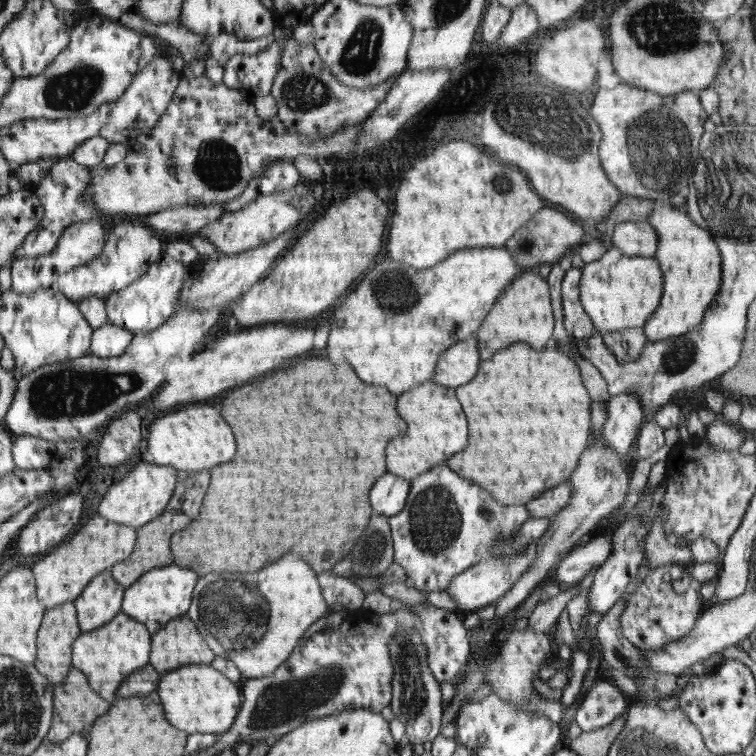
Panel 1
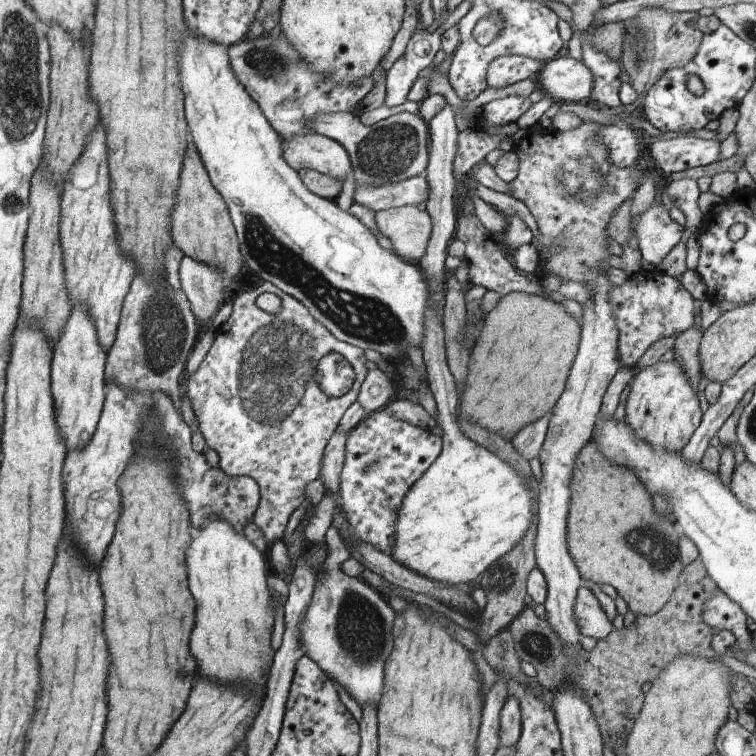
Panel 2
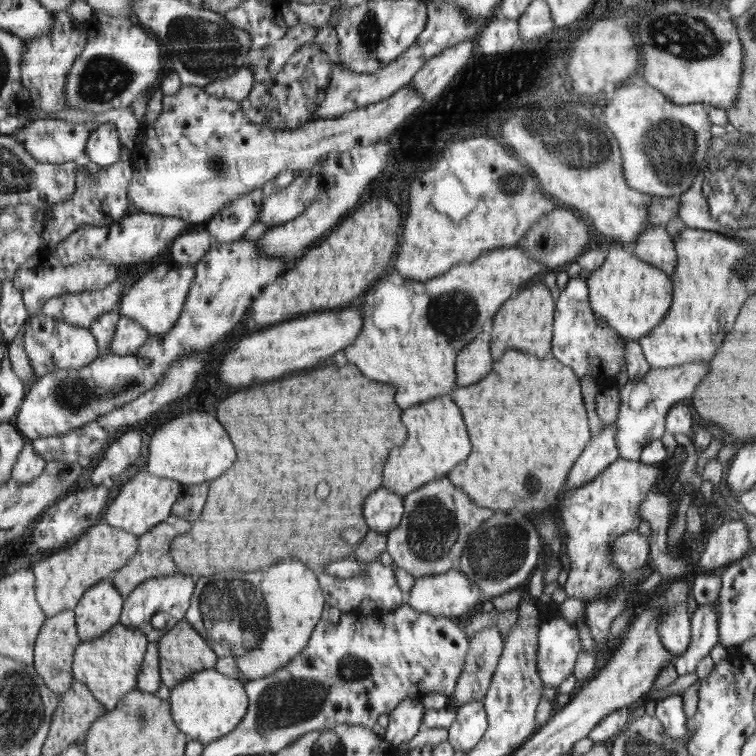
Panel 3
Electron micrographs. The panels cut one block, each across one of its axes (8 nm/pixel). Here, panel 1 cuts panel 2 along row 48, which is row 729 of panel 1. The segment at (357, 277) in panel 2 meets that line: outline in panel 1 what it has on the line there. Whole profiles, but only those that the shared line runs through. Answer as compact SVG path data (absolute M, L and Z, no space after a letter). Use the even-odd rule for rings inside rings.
M192 664L162 674L157 692L167 719L189 735L225 732L242 710L240 688L211 665Z

